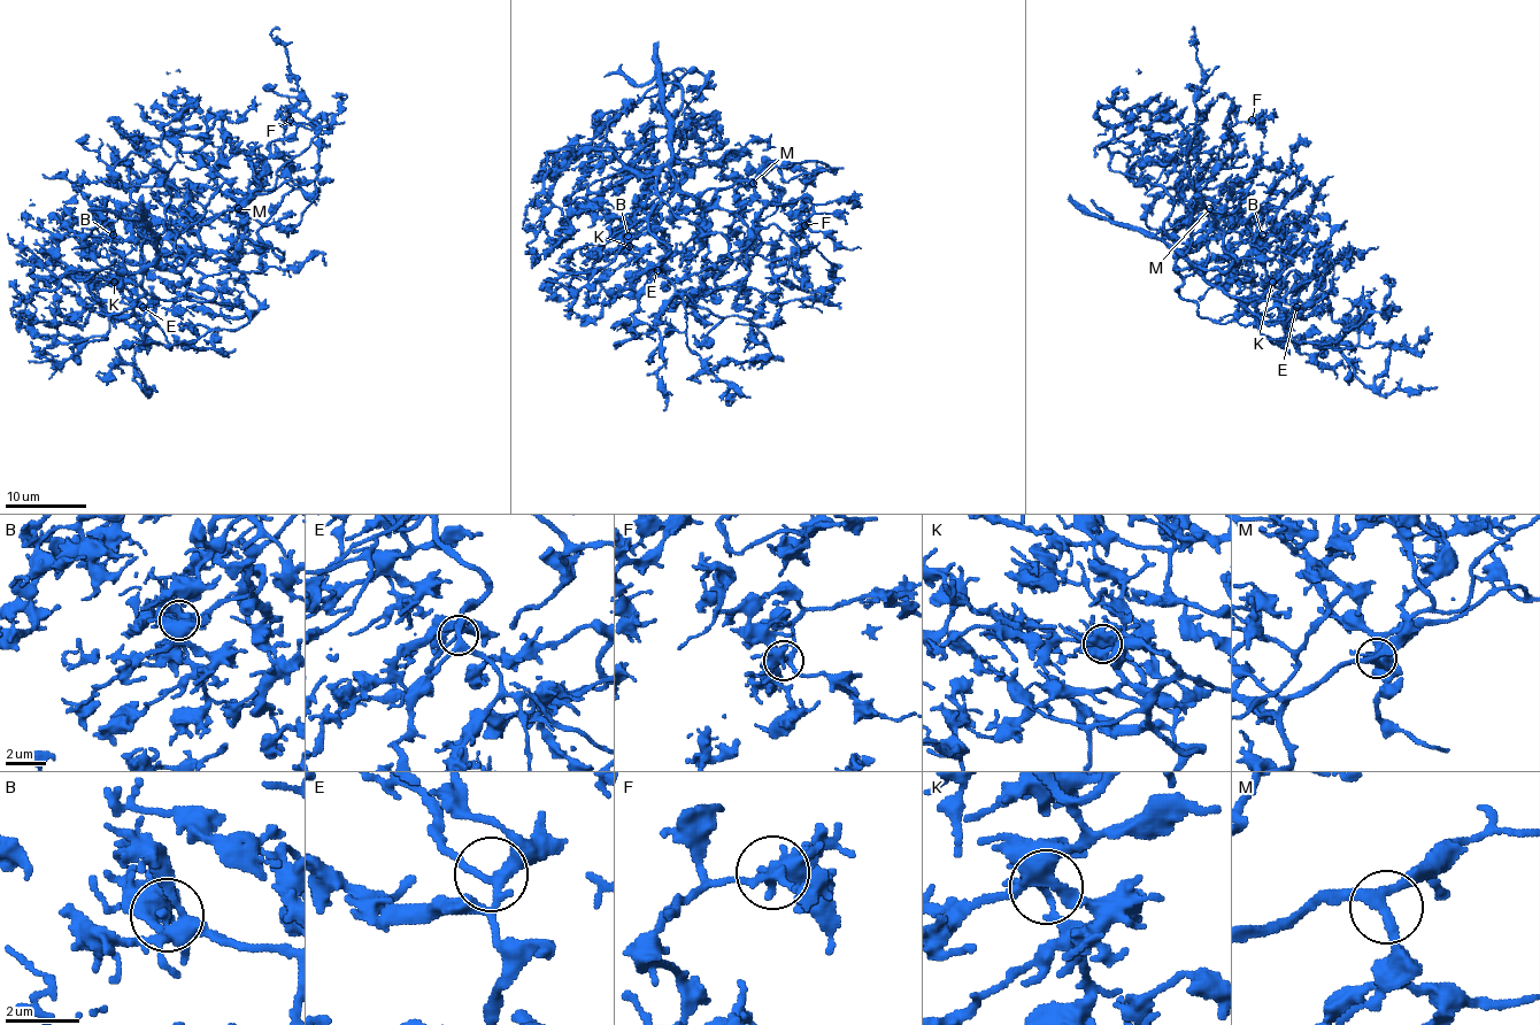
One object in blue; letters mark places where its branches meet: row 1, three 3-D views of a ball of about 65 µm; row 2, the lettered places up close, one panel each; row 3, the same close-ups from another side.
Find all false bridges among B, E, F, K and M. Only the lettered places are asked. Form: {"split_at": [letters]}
{"split_at": []}

